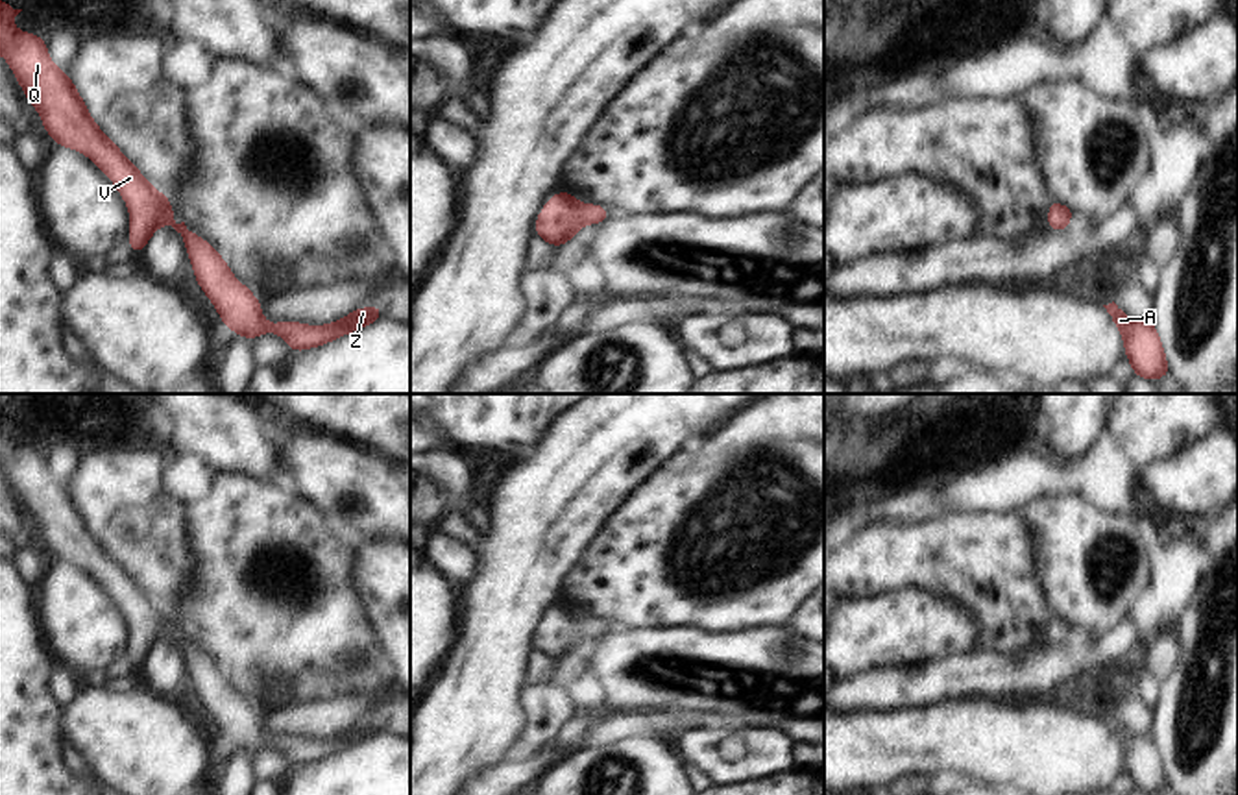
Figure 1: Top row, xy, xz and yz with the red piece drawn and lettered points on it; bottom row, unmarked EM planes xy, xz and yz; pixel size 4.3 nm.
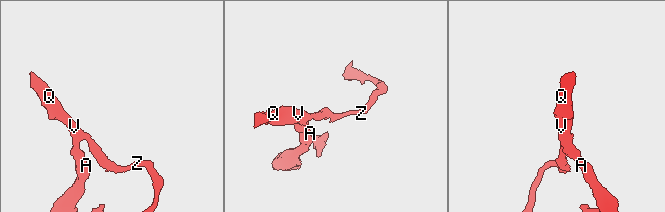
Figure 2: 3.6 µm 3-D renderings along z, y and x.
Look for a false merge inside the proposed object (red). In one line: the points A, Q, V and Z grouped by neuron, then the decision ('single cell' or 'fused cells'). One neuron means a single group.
groups A Q V Z; single cell

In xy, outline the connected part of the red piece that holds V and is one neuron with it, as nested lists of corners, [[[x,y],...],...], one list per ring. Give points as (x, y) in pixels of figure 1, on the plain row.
[[[0,414],[0,470],[9,477],[30,520],[41,527],[42,540],[57,560],[85,568],[115,597],[129,623],[127,658],[133,667],[142,669],[155,643],[170,638],[183,651],[196,697],[212,716],[224,740],[237,751],[253,756],[262,747],[277,747],[292,765],[305,765],[355,747],[384,730],[382,721],[375,719],[360,721],[327,740],[268,738],[262,732],[262,716],[231,688],[229,679],[207,654],[188,645],[185,636],[174,636],[170,614],[150,599],[142,586],[94,538],[72,492],[52,477],[44,453],[11,440],[20,425]]]

